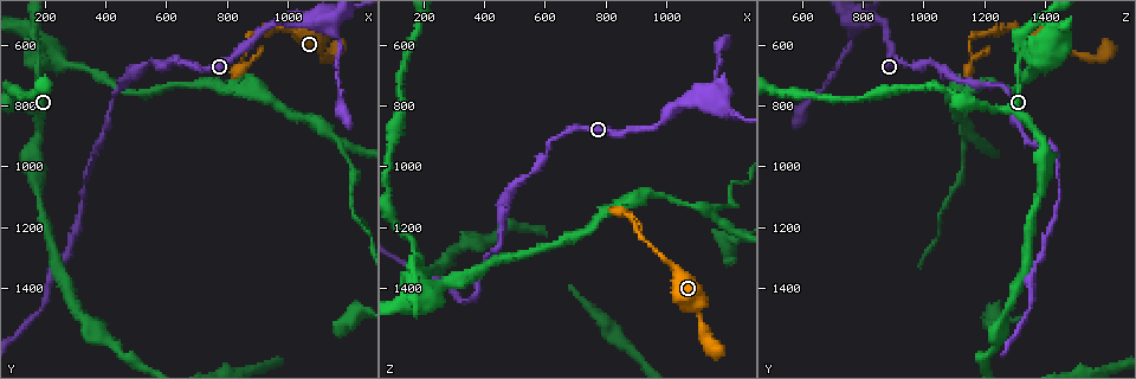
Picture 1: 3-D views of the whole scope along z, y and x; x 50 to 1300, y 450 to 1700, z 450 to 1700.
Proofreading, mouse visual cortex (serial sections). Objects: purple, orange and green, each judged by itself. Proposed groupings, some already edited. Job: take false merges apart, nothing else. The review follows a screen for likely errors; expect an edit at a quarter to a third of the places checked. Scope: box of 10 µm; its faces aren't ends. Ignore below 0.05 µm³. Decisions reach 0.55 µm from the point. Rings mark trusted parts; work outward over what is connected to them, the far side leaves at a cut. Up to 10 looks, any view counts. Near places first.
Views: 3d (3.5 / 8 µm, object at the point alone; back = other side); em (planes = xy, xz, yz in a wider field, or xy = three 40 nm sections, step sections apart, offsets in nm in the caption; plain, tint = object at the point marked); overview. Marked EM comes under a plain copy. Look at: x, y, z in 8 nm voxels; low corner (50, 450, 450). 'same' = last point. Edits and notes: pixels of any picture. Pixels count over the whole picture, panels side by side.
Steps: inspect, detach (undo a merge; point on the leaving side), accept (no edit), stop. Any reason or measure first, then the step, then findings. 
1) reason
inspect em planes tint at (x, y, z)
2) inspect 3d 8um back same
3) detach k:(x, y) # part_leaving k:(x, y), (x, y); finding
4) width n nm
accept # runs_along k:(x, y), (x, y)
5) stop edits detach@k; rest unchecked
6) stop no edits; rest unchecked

sudden change in width
inspect 3d 8um back at (1150, 550, 770)

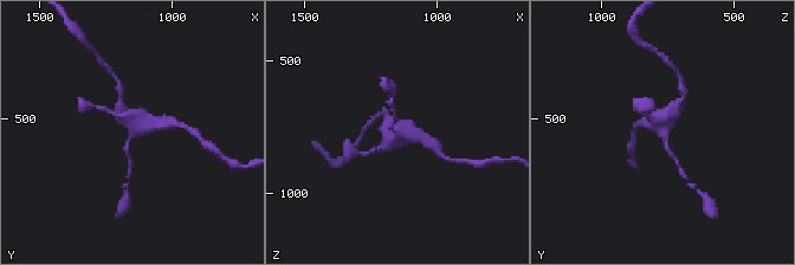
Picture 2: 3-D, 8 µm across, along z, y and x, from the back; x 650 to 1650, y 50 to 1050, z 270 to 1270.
arms 4; arm_widths 150, 300, 350, 350 nm; shape alone is not enough
inspect em planes tint same

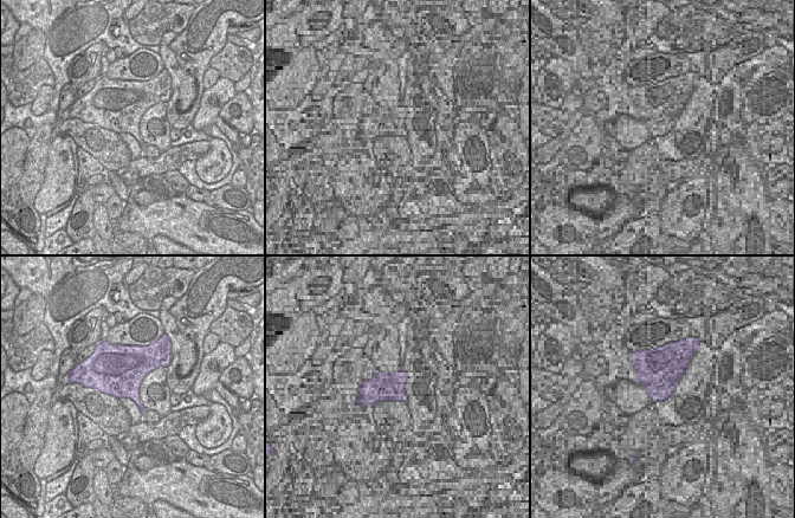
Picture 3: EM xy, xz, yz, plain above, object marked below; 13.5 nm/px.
accept # runs_along 2:(162, 124), (134, 131), (125, 148), (129, 162); all the same cell

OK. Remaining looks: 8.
sharp bend
inspect 3d 8um at (860, 570, 1150)

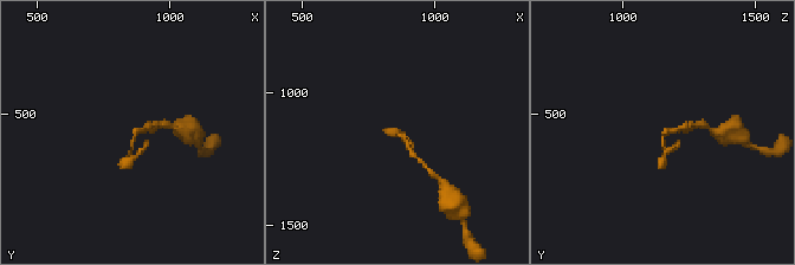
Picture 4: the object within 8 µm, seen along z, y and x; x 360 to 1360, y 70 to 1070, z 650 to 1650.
inspect 3d 3.5um same

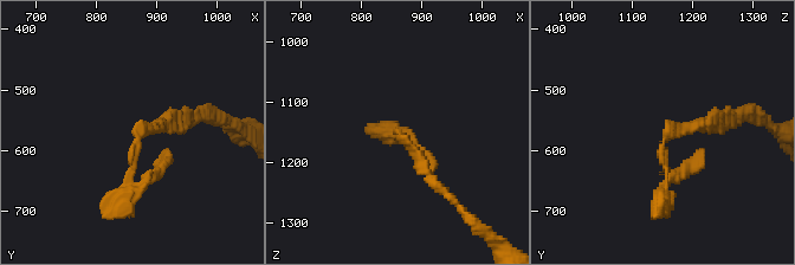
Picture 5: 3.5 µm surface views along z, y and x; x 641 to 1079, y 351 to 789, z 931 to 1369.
detach 5:(160, 162) # part_leaving 5:(137, 141), (134, 188), (104, 214); a second cell is stuck on

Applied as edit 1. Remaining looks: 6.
a narrow waist
inspect 3d 8um at (180, 610, 1360)

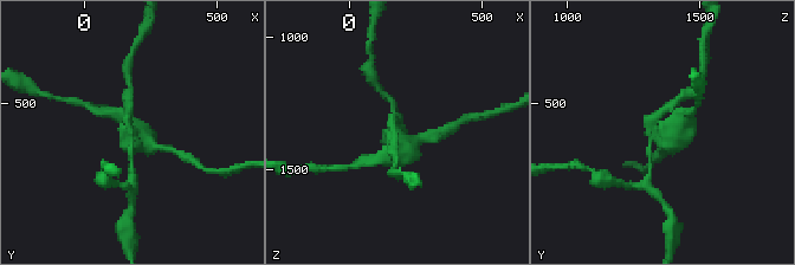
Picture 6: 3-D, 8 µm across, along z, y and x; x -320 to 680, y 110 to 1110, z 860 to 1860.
inspect em xy step 1 tint same

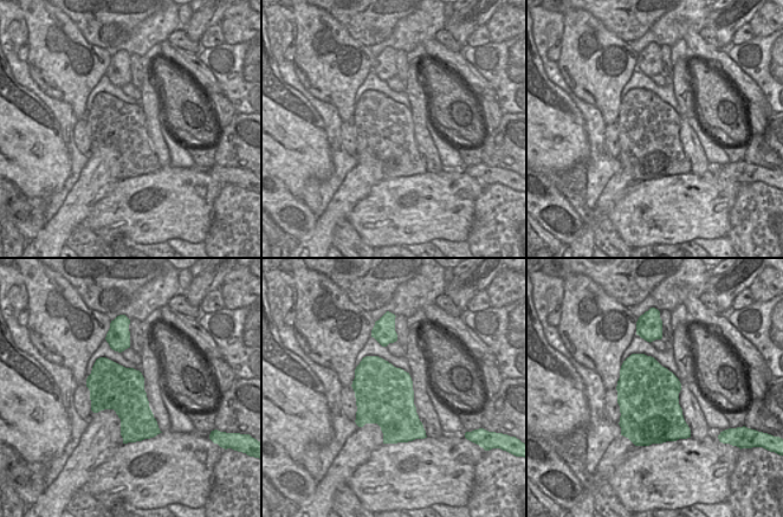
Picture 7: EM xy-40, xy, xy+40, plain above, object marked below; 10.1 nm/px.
detach 6:(149, 140) # a second cell is stuck on

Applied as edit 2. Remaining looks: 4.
abrupt turn
inspect 3d 3.5um at (360, 950, 1440)

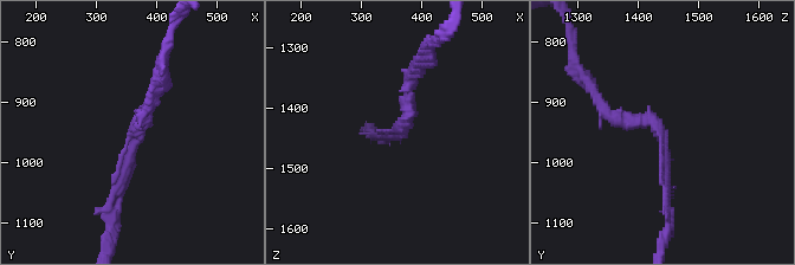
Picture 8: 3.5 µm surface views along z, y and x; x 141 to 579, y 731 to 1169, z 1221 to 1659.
arm_widths 100, 200 nm
inspect em xy step 2 tint at (370, 955, 1440)

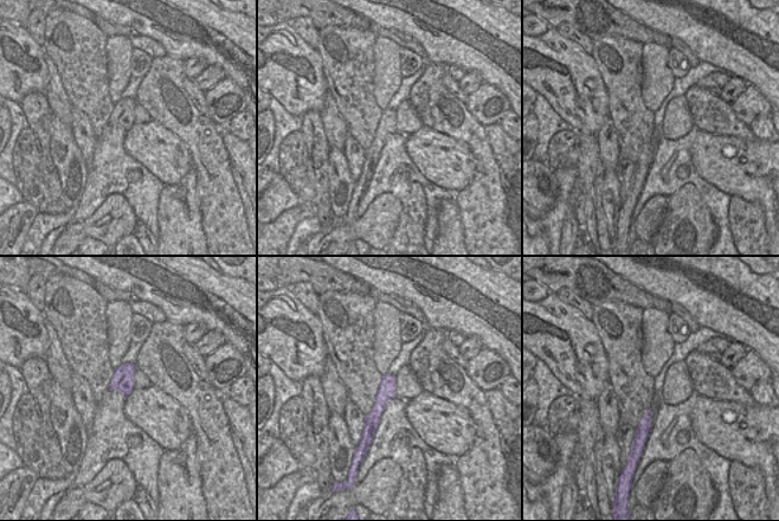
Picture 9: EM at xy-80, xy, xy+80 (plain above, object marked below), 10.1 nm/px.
accept # runs_along 9:(392, 378), (380, 399), (368, 435); one cell here

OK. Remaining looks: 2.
stop edits detach@5, detach@6; rest unchecked

